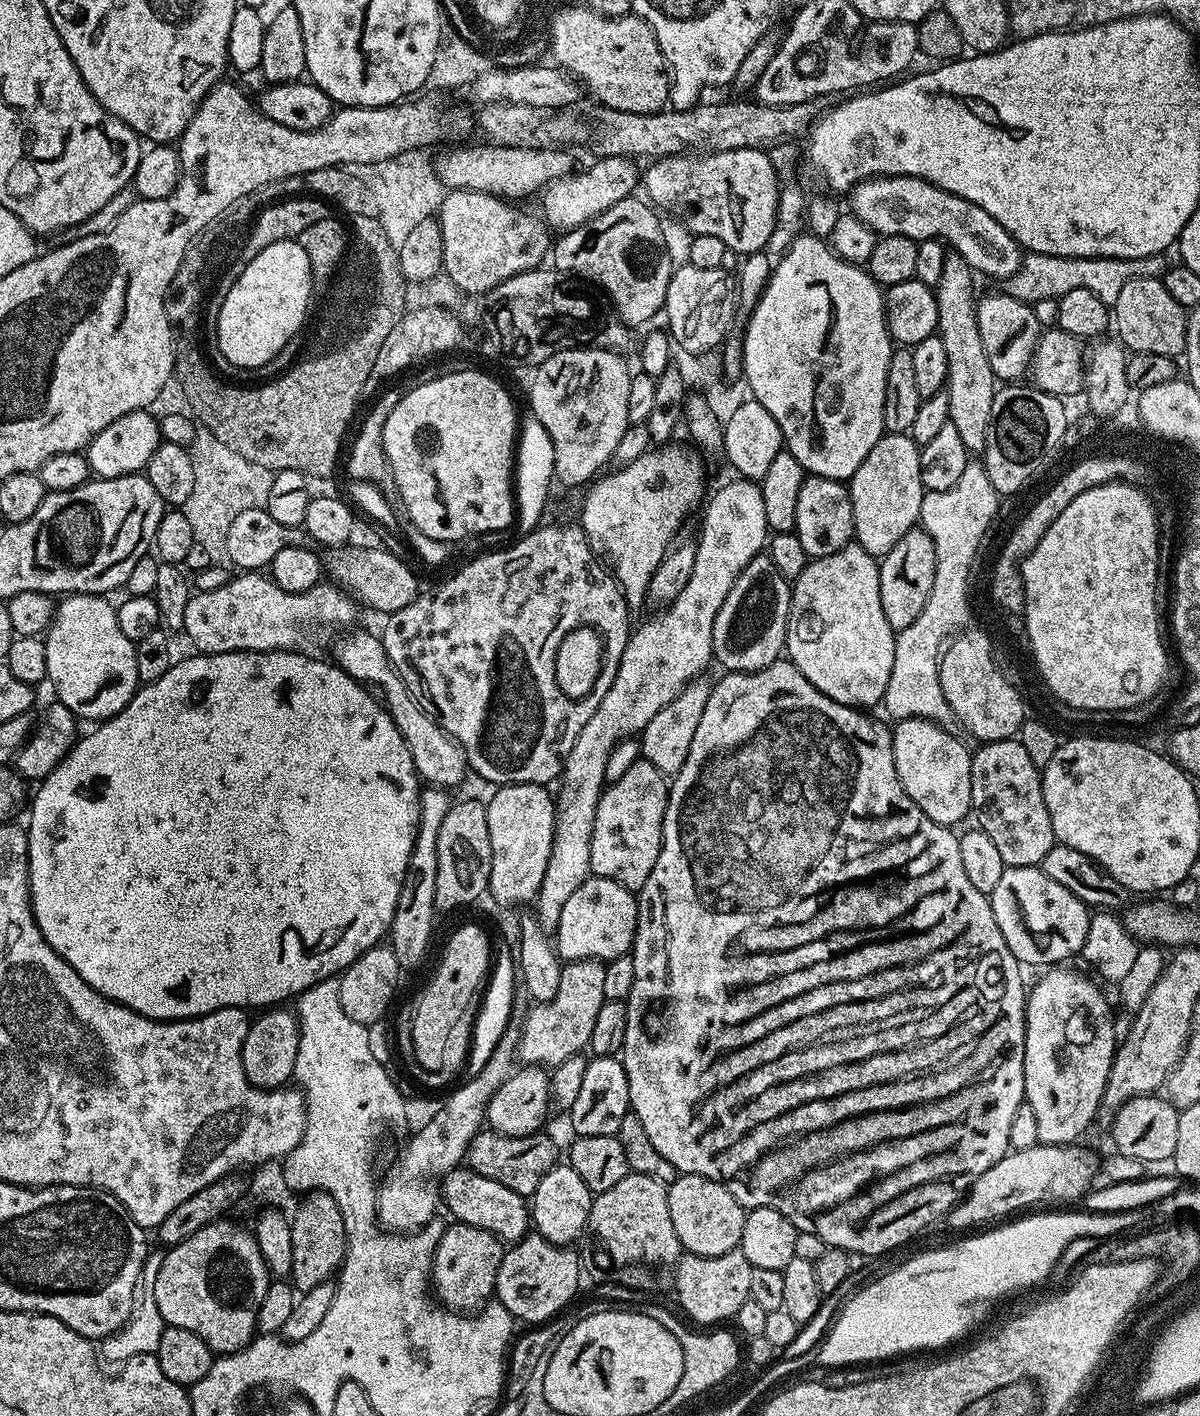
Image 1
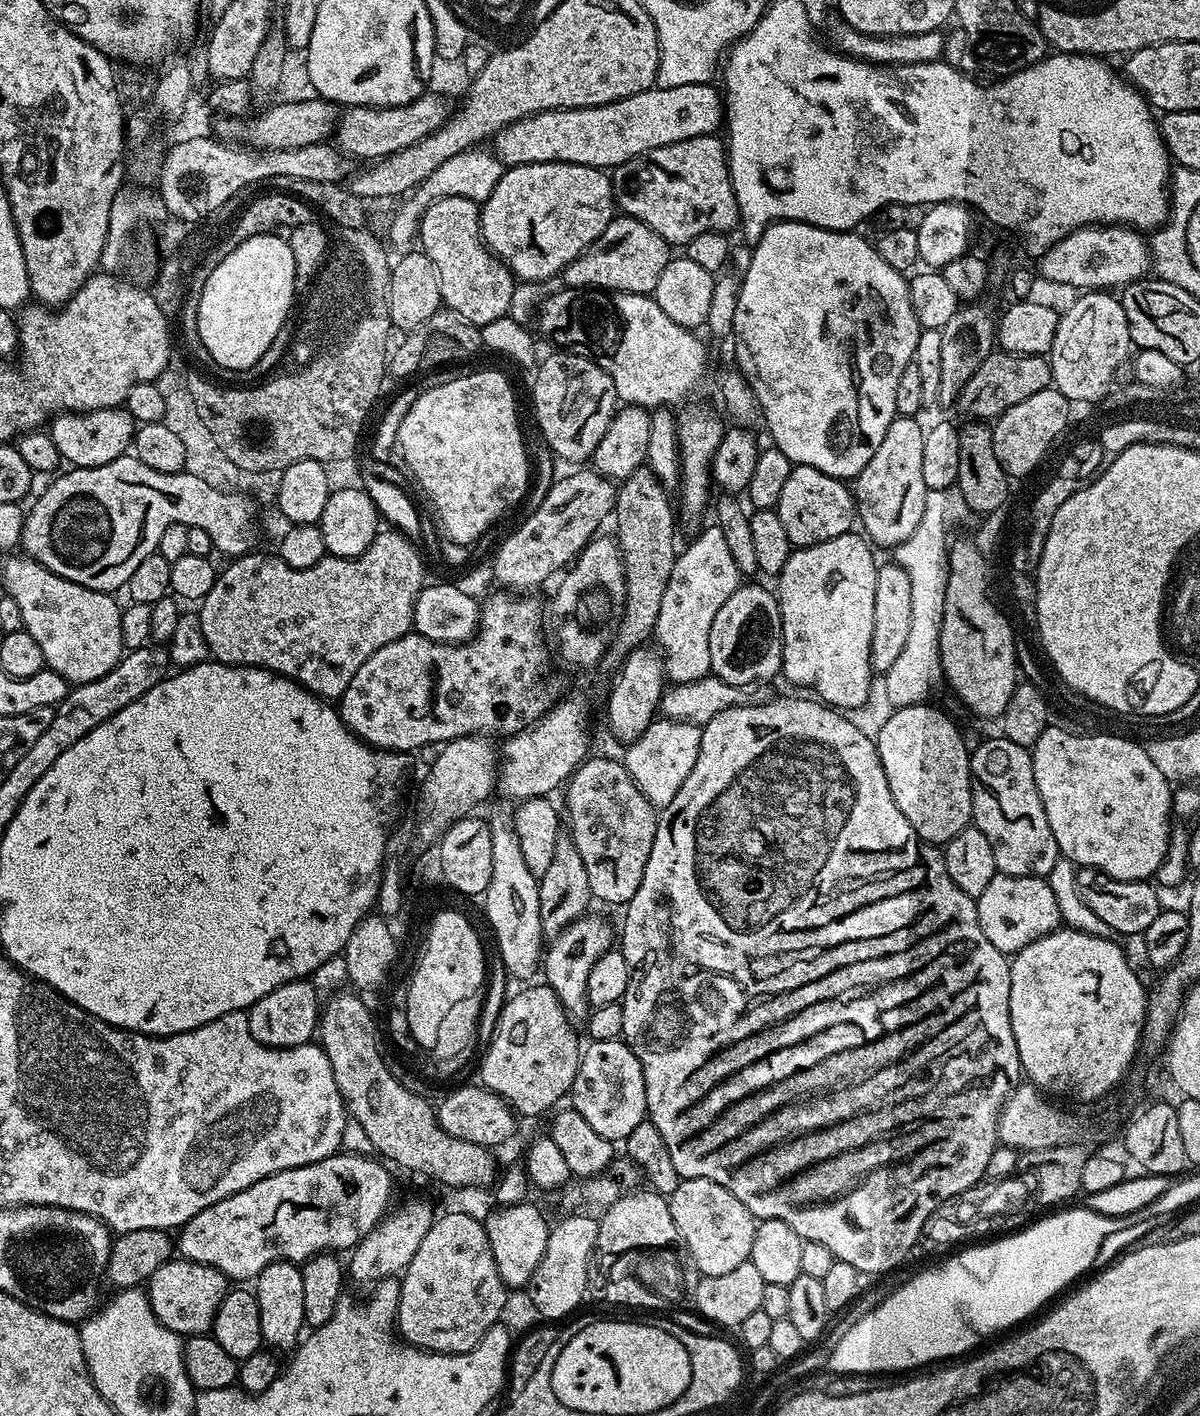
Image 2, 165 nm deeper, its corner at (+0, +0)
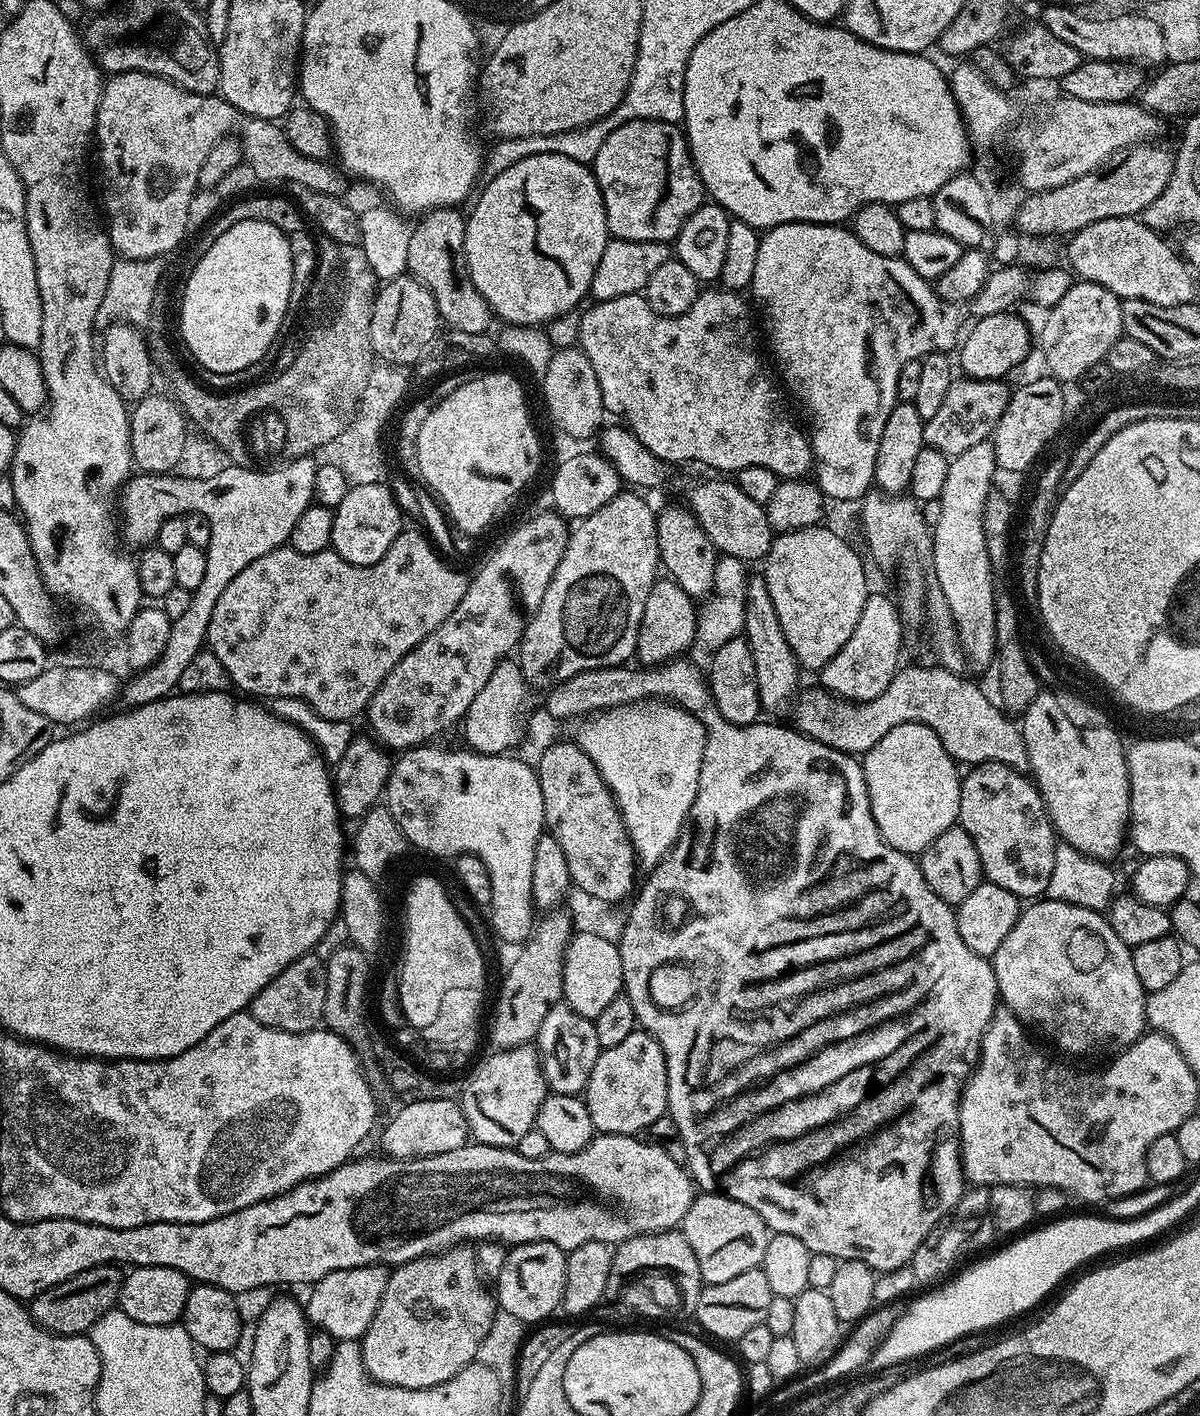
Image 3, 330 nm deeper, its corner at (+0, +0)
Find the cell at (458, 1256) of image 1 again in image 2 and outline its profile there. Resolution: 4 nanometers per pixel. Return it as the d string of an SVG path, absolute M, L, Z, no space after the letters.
M448 1212L445 1216L437 1215L433 1219L430 1230L426 1230L426 1238L418 1245L418 1251L414 1253L414 1258L410 1258L408 1265L404 1267L400 1281L400 1297L398 1298L398 1310L396 1311L396 1331L405 1344L411 1344L414 1348L422 1348L426 1352L468 1352L480 1341L500 1320L503 1310L503 1303L506 1302L509 1289L504 1287L504 1280L498 1274L498 1266L494 1254L490 1250L490 1238L486 1234L483 1223L475 1220L468 1212Z

